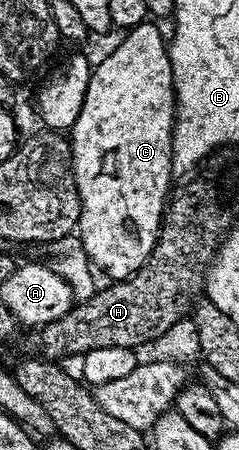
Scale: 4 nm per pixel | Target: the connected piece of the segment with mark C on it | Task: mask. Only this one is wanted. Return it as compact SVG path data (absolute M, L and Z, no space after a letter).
M144 22L130 29L124 35L127 37L99 65L94 65L91 77L87 79L85 94L73 117L75 125L72 126L71 132L69 131L71 161L73 162L75 181L81 198L81 218L77 229L77 240L83 251L86 252L88 261L100 273L102 273L101 271L108 272L112 281L126 280L128 276L132 276L137 270L141 270L143 264L146 264L155 245L155 239L159 237L159 230L163 223L165 205L169 200L167 187L173 183L171 175L171 131L175 129L175 83L173 82L173 70L171 69L171 53L165 36L162 36L151 24L155 25L151 22Z

